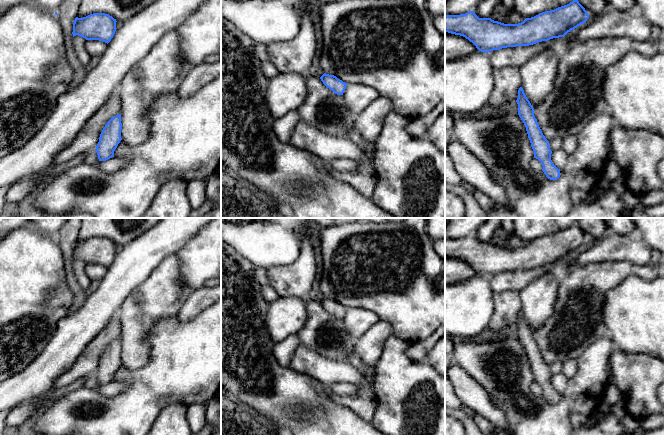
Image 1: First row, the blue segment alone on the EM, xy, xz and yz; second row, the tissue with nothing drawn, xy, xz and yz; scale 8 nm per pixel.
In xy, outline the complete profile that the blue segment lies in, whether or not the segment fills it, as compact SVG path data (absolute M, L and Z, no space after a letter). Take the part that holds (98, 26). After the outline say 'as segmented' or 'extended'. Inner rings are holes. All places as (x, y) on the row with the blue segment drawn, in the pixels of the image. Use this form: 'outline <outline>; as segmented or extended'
outline M93 13L83 18L76 17L73 23L73 37L78 35L86 40L99 40L105 43L109 43L113 38L116 31L116 19L109 14L105 13Z; as segmented

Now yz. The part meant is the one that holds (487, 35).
outline M578 0L551 11L526 18L518 24L504 24L491 18L479 18L474 11L445 15L445 32L460 35L484 53L507 47L529 46L564 37L584 24L589 15Z; as segmented

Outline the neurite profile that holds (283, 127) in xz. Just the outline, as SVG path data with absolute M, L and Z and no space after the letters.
M293 110L281 118L277 118L273 124L273 131L280 142L290 143L293 131L300 121L297 110Z

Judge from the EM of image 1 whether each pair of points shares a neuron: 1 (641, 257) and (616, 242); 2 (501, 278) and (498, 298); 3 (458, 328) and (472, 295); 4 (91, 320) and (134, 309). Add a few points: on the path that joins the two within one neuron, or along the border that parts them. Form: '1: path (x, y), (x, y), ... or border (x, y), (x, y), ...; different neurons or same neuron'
1: path (635, 251), (622, 247); same neuron
2: border (518, 292), (501, 291), (494, 293); different neurons
3: path (460, 320), (461, 312), (470, 303); same neuron
4: border (130, 293), (116, 315); different neurons

